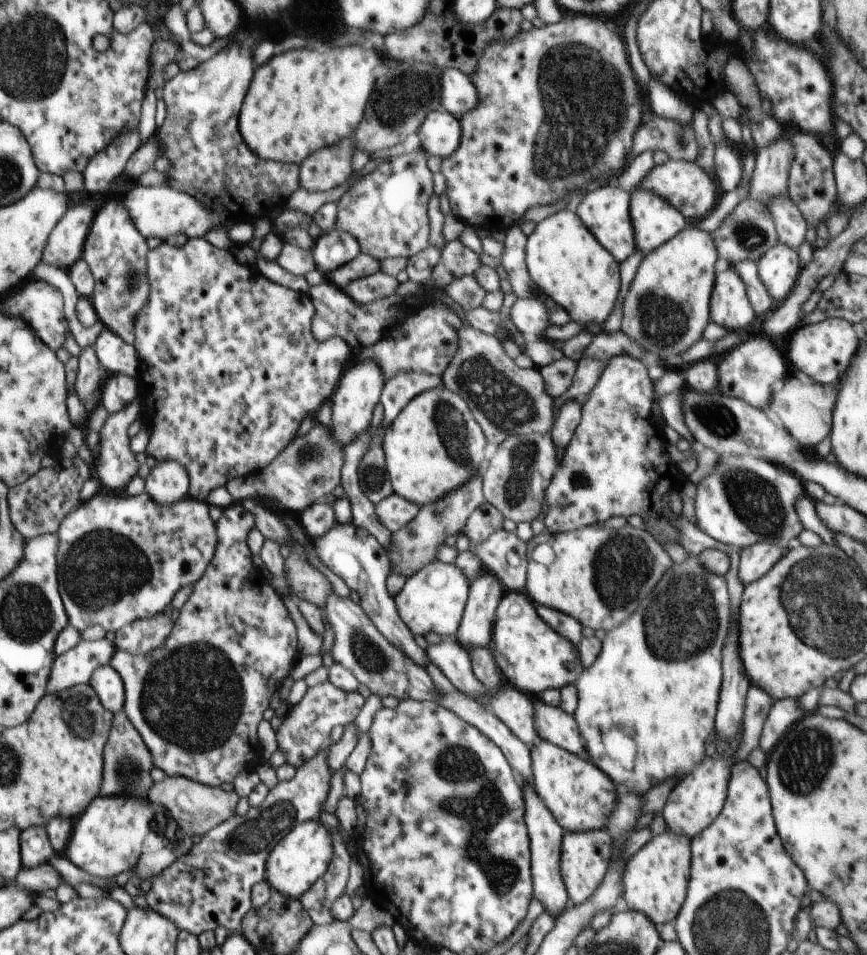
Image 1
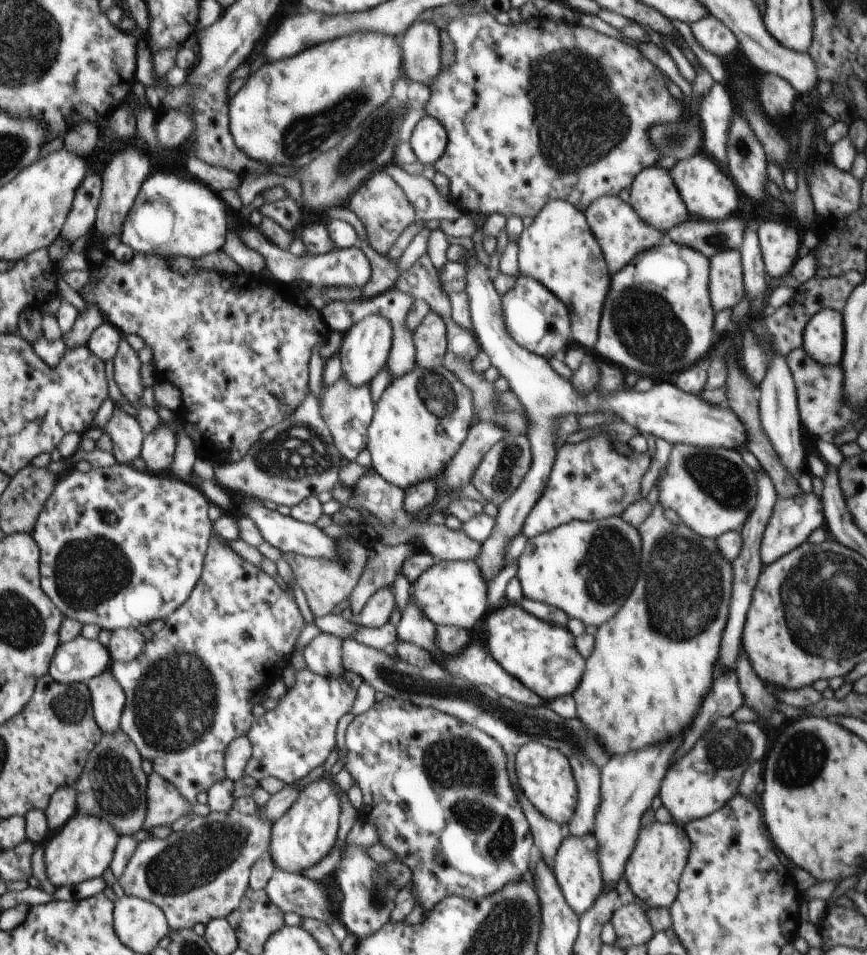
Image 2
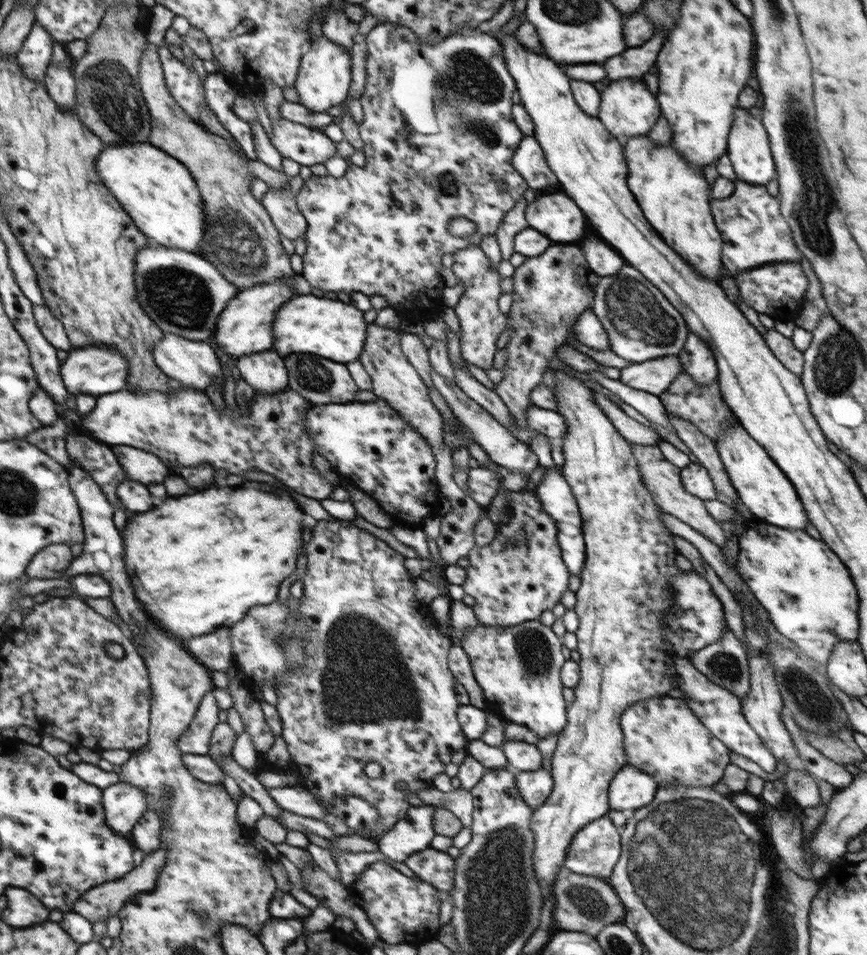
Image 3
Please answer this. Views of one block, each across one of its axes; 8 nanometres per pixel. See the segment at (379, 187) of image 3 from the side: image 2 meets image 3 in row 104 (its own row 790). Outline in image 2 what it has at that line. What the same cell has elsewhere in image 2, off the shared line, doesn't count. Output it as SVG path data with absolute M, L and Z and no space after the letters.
M386 696L382 701L376 701L368 712L354 717L347 726L345 739L348 748L348 760L345 768L361 788L364 802L362 812L366 814L366 820L376 827L379 843L394 852L396 862L402 862L410 868L413 903L417 902L422 906L424 914L431 911L444 897L458 895L465 899L479 901L490 897L491 894L498 893L509 883L518 883L529 874L530 850L535 844L533 834L517 799L517 794L510 783L508 771L506 771L507 749L502 748L494 738L452 715L430 707L419 707L410 701L400 700L400 698Z

